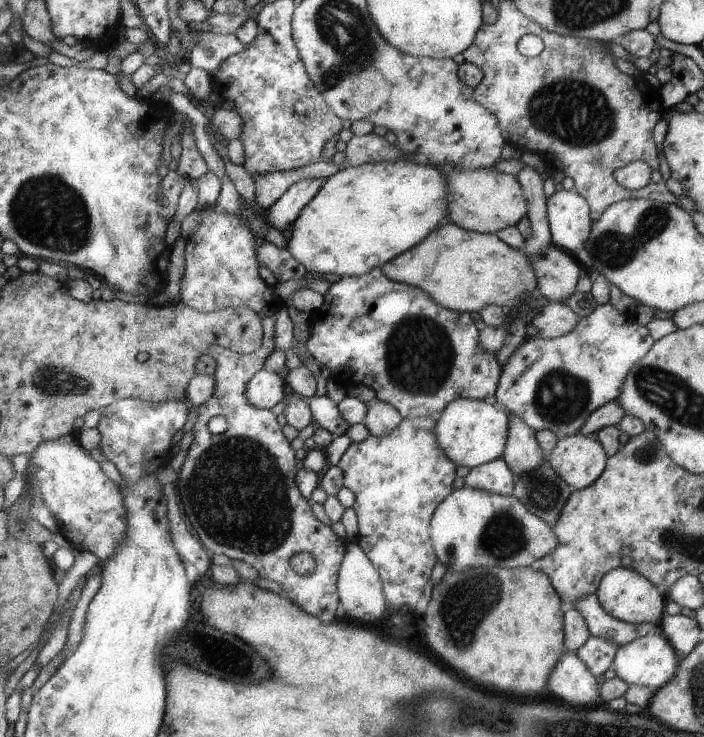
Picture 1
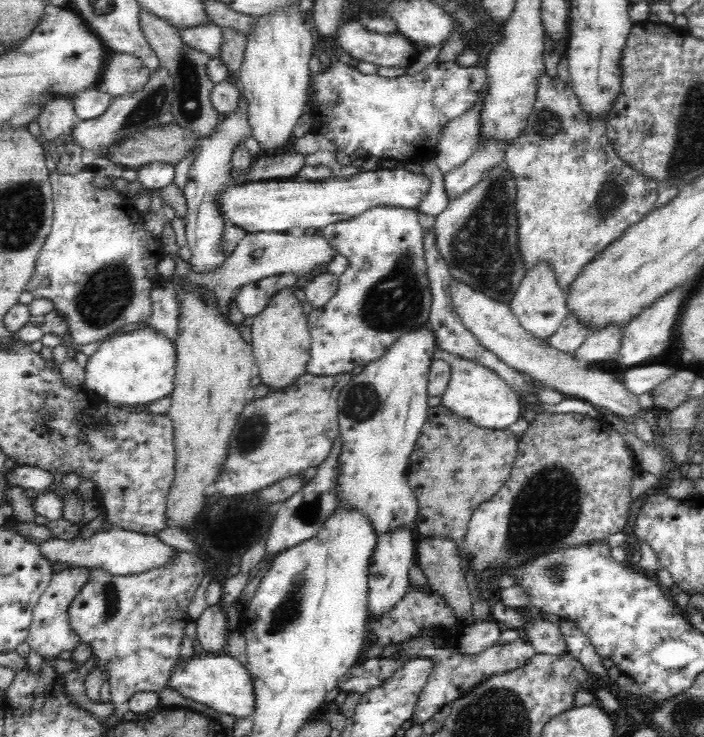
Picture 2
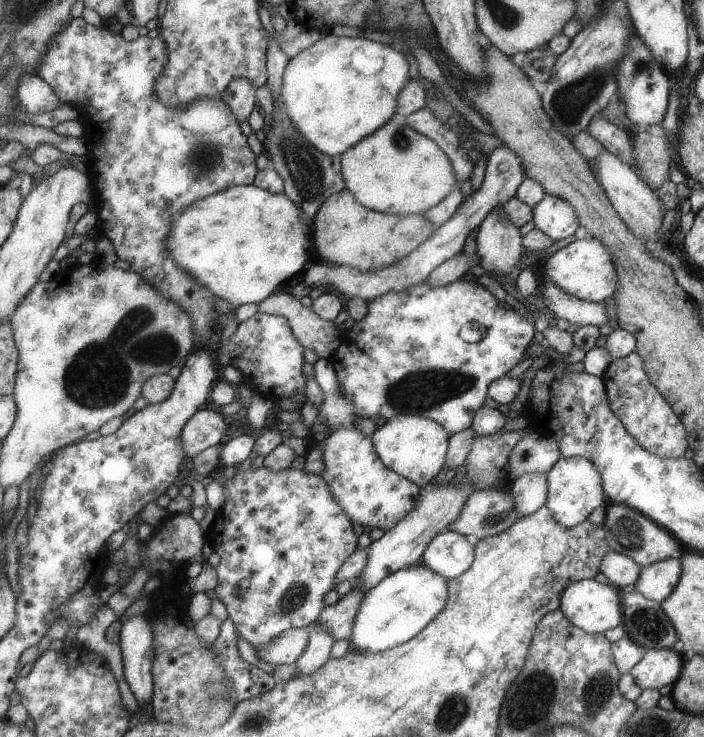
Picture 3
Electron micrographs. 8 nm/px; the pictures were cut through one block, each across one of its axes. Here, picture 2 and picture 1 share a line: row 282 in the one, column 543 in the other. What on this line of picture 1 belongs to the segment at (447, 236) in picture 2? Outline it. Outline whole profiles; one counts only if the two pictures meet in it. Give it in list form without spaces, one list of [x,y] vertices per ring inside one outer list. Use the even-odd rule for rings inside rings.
[[[548,458],[544,460],[537,470],[514,476],[516,483],[511,495],[522,501],[535,516],[554,525],[575,489],[555,472]]]

